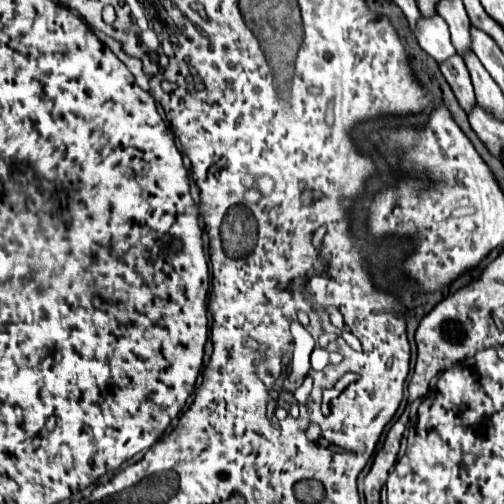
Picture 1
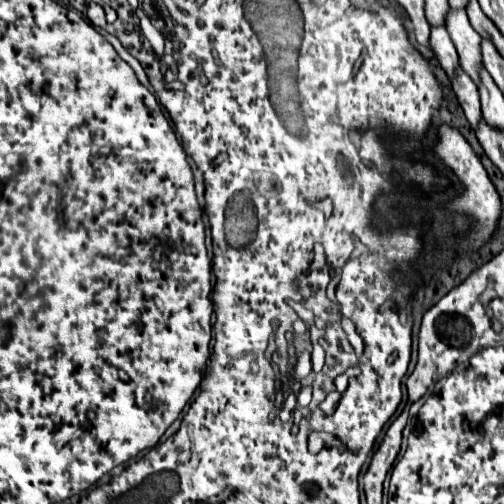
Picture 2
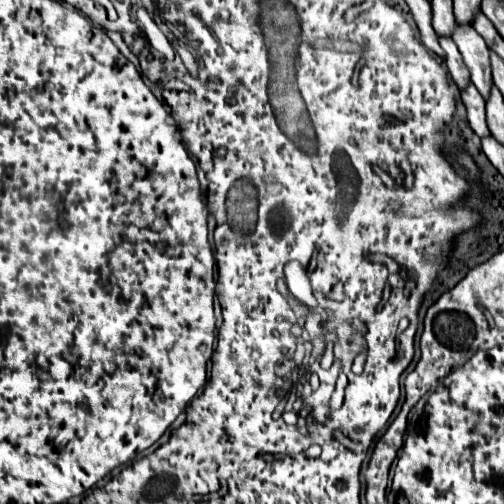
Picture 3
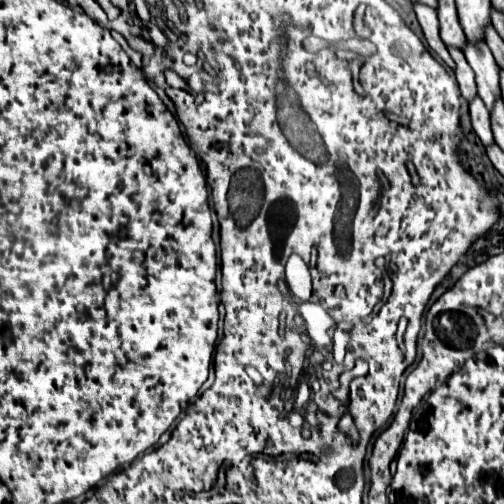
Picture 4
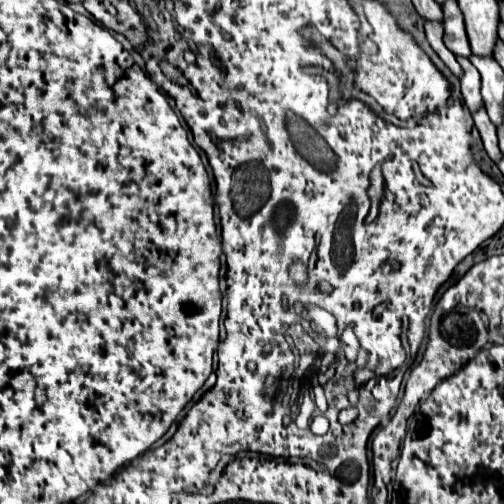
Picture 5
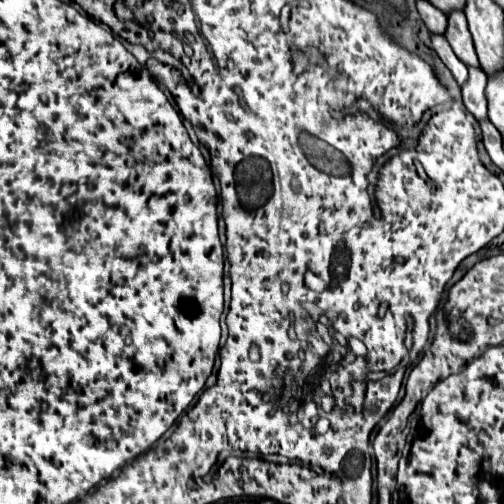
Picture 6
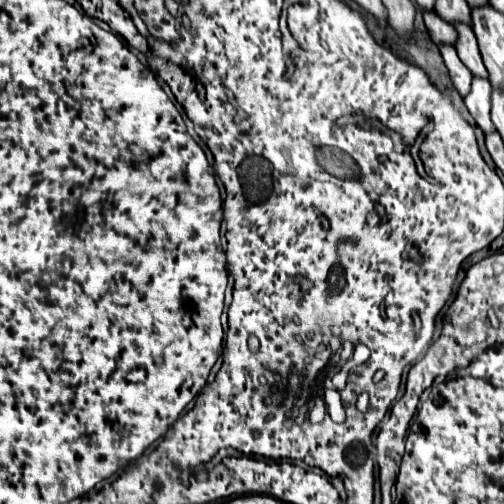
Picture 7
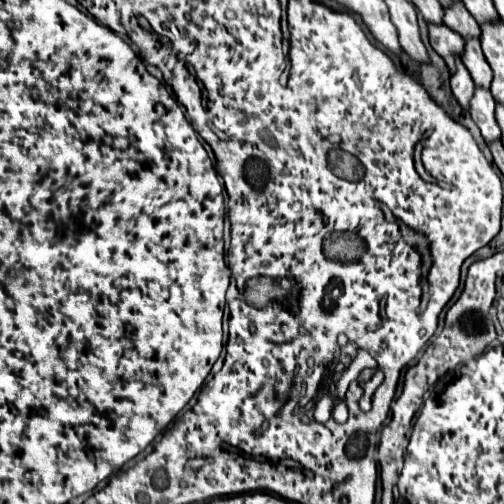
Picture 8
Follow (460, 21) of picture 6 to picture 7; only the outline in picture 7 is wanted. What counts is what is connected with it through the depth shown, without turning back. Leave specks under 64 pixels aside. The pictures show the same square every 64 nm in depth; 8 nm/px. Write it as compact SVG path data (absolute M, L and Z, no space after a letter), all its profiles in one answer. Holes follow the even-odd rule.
M456 24L458 30L458 42L456 42L456 50L460 60L464 62L464 66L480 78L488 78L488 70L484 68L478 44L476 44L476 36L472 32L472 28L468 28L466 24Z

